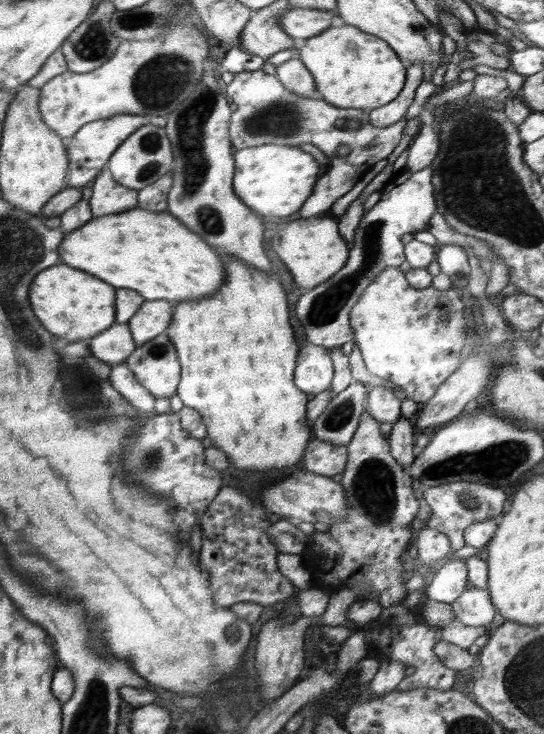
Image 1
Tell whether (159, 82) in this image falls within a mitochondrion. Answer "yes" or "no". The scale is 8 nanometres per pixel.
yes

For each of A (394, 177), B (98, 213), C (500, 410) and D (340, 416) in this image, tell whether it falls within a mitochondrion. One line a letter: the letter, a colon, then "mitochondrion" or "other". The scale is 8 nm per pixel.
A: other
B: other
C: other
D: mitochondrion

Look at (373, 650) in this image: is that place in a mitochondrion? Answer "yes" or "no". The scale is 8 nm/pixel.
no

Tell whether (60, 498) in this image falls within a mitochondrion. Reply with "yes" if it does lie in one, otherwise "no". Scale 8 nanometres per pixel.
no

